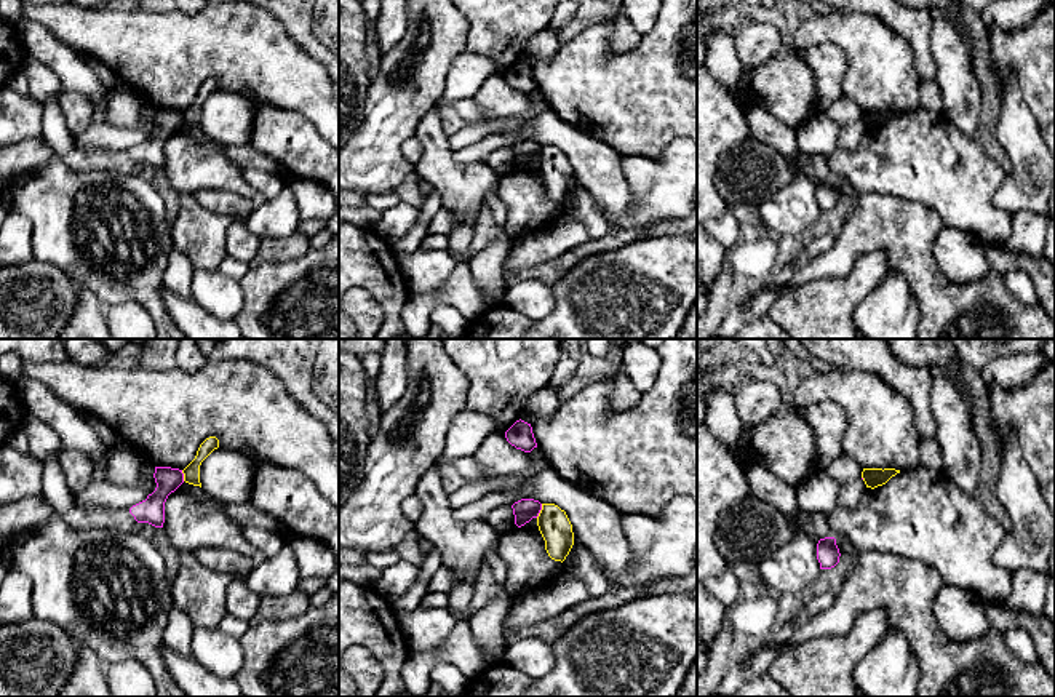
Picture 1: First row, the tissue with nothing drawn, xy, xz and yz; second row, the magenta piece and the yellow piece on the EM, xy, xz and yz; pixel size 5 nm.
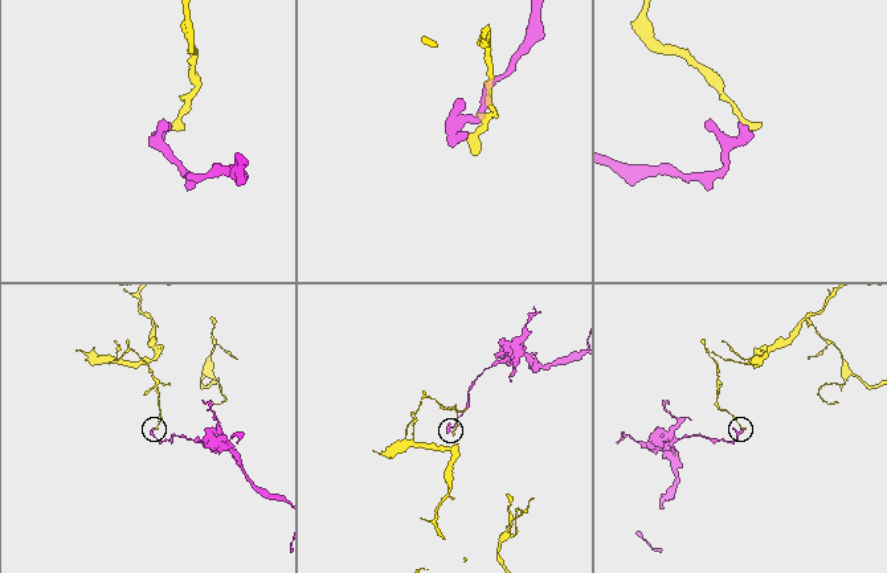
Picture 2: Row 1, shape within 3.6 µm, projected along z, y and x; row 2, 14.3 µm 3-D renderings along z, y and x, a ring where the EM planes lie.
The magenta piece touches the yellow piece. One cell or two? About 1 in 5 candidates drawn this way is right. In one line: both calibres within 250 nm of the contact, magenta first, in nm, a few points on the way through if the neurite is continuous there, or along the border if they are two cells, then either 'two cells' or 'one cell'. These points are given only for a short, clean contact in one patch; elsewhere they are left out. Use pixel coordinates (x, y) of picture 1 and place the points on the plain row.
110/160 nm | along xz (542, 146), (536, 159) | two cells

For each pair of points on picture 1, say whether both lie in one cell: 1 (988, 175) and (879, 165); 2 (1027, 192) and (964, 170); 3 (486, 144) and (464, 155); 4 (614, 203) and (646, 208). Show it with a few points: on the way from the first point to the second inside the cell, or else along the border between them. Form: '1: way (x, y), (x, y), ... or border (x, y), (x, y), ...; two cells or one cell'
1: way (961, 175), (951, 175), (937, 165), (907, 165); one cell
2: border (1006, 175), (993, 197), (993, 203), (1012, 218); two cells
3: way (481, 149), (469, 155); one cell
4: border (622, 170), (632, 192), (632, 205), (611, 223); two cells

